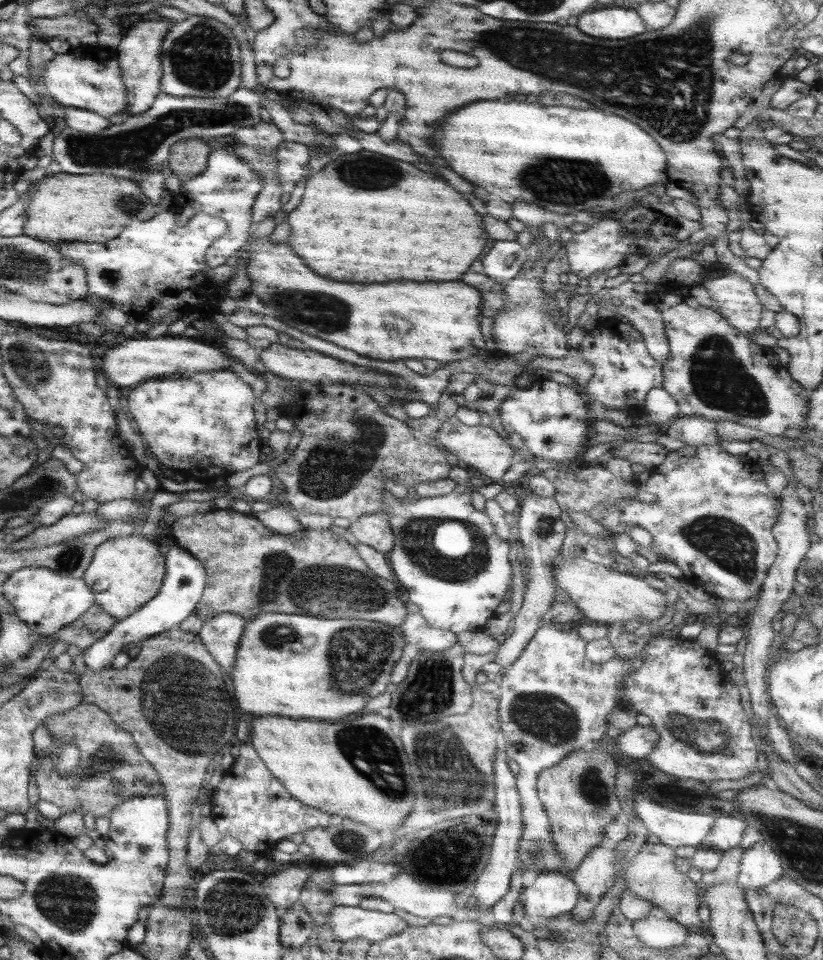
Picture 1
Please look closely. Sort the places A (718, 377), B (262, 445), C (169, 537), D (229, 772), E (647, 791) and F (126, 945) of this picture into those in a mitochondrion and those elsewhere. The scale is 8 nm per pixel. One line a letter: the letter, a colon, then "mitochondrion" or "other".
A: mitochondrion
B: other
C: other
D: other
E: other
F: other

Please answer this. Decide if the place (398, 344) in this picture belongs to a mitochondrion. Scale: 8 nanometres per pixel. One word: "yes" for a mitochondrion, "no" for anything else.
no

